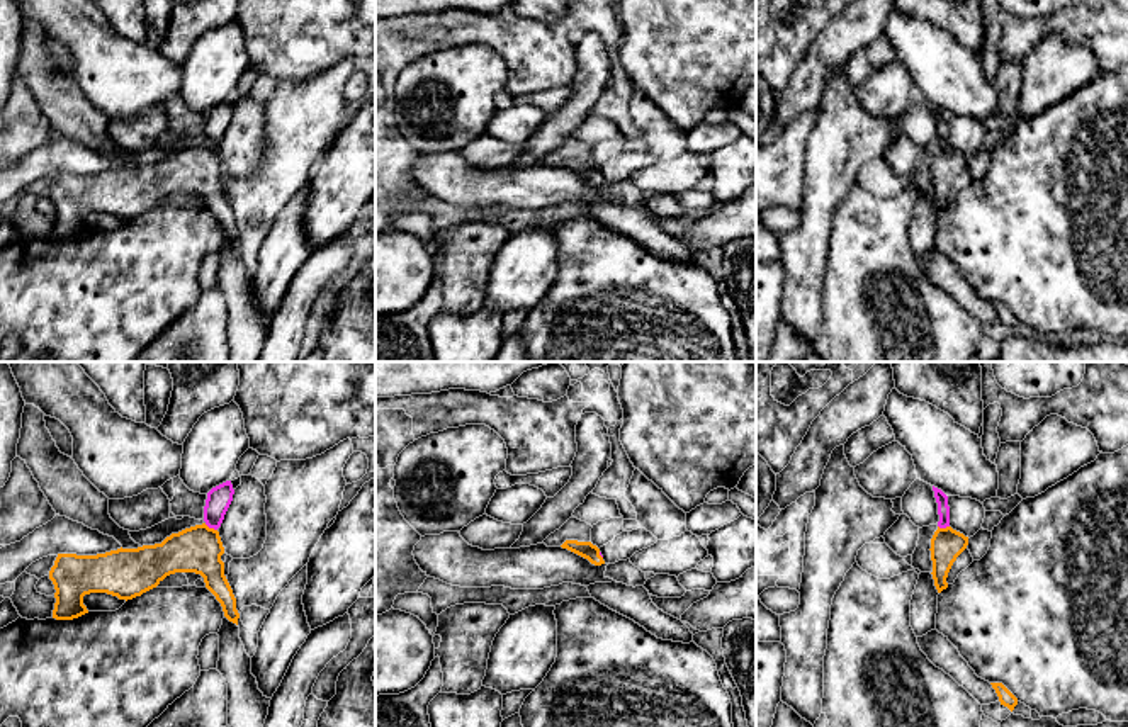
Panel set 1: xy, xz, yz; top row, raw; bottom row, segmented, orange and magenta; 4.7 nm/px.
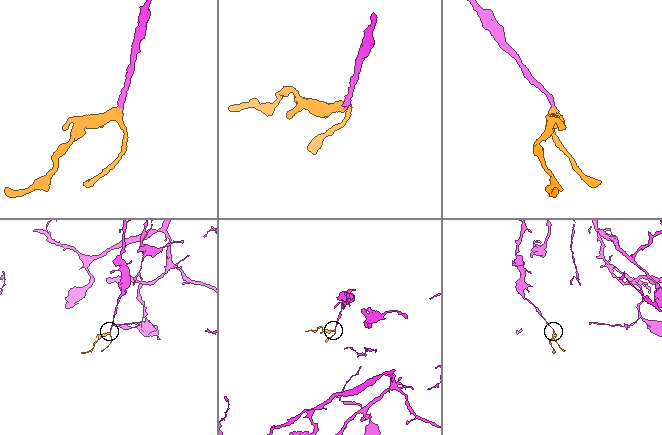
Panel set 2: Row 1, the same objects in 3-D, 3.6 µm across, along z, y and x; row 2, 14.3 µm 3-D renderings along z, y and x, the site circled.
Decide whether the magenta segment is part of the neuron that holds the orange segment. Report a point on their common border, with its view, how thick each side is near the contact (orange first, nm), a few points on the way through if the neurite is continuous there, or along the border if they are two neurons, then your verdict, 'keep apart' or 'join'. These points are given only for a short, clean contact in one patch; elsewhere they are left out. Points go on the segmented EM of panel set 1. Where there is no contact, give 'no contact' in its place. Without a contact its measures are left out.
meets orange in xy at (211, 529); 220 nm thick on the orange side, 120 nm on the other; runs through xy (197, 549), (211, 529), (219, 498); join

